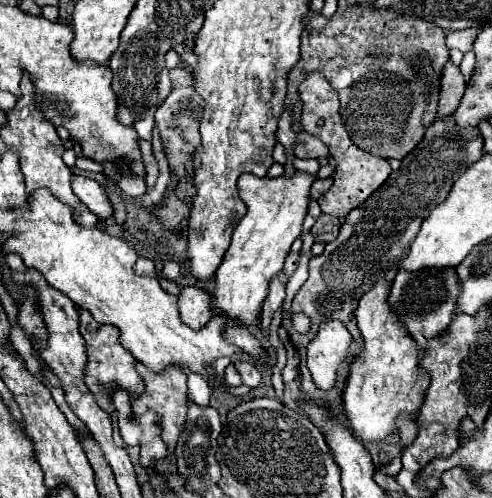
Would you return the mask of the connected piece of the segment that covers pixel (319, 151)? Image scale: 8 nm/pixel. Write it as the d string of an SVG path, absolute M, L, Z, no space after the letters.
M294 124L292 130L296 130L294 154L298 158L328 158L329 149L321 140L307 132L302 132L300 124Z

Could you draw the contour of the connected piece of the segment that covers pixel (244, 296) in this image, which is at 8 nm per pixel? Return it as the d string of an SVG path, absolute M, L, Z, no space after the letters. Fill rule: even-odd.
M298 170L292 178L288 178L286 174L278 178L258 178L252 174L242 174L238 178L240 198L246 204L248 212L236 226L232 234L232 244L220 268L216 270L214 306L220 308L226 318L236 320L242 326L256 322L272 276L282 270L292 242L302 234L302 222L308 214L310 204L310 186L316 178L316 174Z

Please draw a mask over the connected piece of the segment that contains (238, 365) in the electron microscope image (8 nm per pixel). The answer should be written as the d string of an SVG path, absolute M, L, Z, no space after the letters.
M234 362L234 368L236 368L236 372L240 374L244 386L248 386L248 388L256 388L256 386L260 384L262 374L260 374L260 370L256 368L254 362Z

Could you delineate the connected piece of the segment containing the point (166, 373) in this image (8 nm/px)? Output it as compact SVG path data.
M136 362L136 370L144 380L144 392L132 400L134 414L144 414L146 410L154 410L162 416L162 440L168 444L168 460L158 462L158 470L168 470L176 472L176 458L174 458L174 448L178 442L178 436L182 432L182 424L186 418L186 398L188 398L188 388L186 388L186 374L178 366L168 366L168 370L162 370L160 374L152 374L142 362Z

